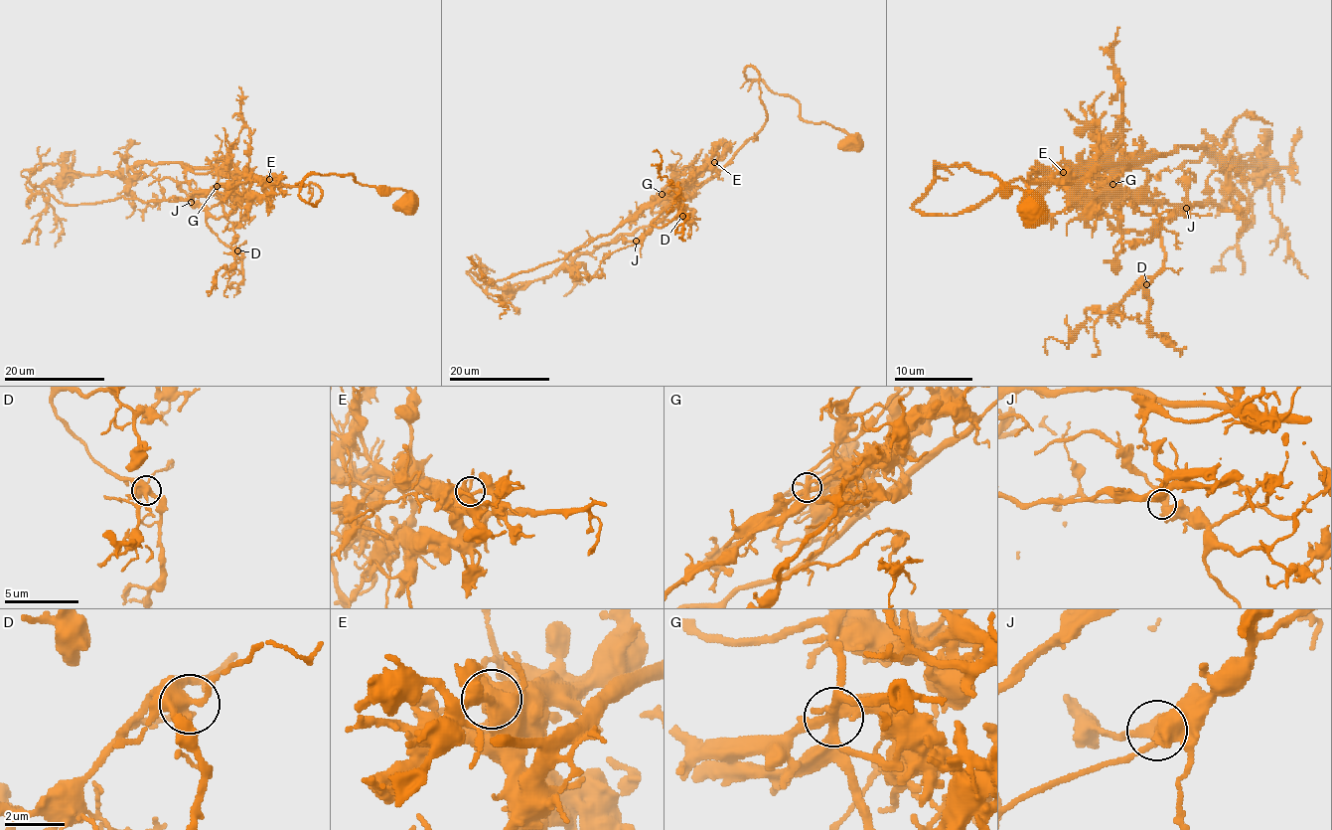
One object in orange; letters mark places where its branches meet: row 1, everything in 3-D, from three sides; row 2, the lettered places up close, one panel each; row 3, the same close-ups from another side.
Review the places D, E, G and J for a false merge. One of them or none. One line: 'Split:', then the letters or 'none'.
Split: G

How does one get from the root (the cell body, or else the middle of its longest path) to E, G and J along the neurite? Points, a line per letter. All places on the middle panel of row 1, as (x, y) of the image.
E: (857, 145), (807, 122), (748, 67), (767, 120), (720, 169), (714, 162)
G: (857, 145), (807, 122), (748, 67), (764, 125), (720, 169), (662, 194)
J: (857, 145), (807, 122), (748, 67), (764, 125), (720, 169), (700, 169), (636, 241)

